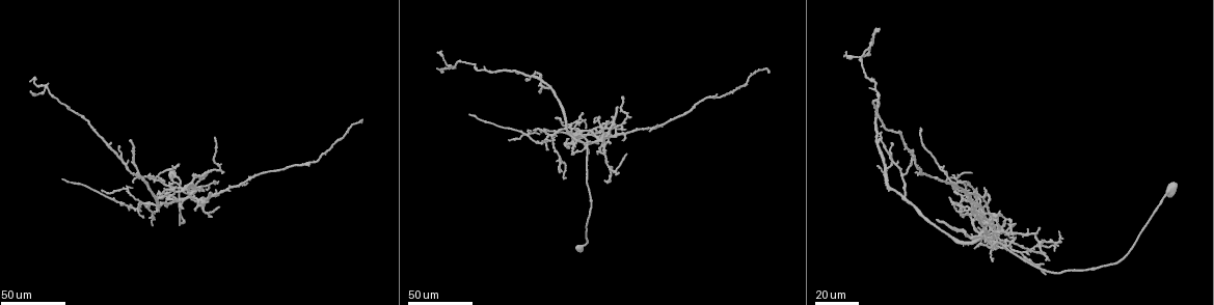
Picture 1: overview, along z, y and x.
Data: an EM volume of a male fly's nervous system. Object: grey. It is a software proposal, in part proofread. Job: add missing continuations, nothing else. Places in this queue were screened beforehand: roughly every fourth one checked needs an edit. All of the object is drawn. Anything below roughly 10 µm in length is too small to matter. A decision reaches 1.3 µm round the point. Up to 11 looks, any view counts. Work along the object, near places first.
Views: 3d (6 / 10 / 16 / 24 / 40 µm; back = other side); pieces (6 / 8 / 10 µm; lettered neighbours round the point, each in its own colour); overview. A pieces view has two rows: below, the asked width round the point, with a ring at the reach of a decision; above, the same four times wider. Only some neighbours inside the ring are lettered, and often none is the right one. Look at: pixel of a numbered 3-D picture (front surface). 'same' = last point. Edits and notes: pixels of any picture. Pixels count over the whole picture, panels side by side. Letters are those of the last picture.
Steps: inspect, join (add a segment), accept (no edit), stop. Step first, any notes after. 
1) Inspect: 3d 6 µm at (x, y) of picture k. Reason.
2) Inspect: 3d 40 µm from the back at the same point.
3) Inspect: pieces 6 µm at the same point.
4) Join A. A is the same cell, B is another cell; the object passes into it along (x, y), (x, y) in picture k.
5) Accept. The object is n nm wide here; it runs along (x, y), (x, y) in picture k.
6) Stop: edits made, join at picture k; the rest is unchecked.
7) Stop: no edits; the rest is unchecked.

Inspect: 3d 24 µm at (601, 146) of picture 1. Branch stops here.

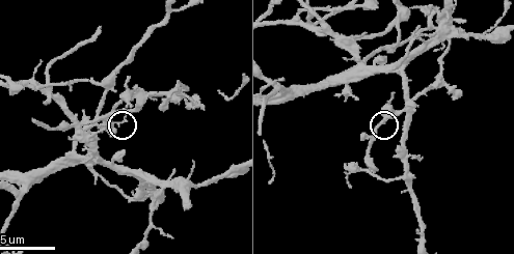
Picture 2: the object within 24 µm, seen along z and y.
Inspect: 3d 6 µm at (363, 134) of picture 2. Zoom in.

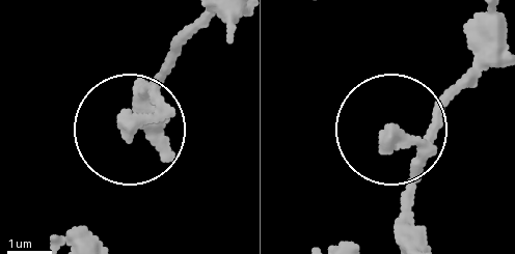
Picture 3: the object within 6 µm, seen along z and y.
Inspect: pieces 10 µm at (128, 133) of picture 3.

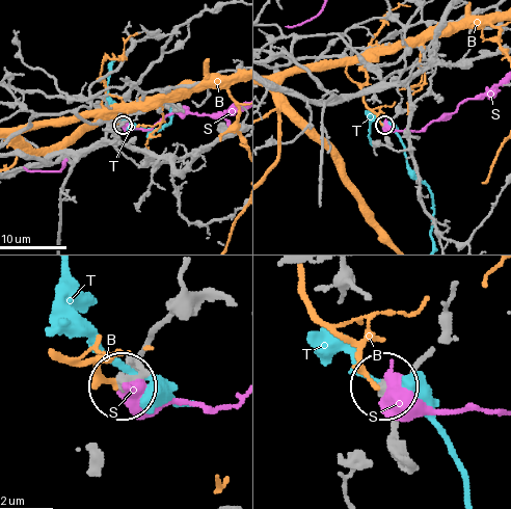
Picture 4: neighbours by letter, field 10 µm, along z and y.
Accept. B, S and T are other cells; it runs along (212, 300), (191, 302), (158, 333), (127, 384) in picture 4; no lettered segment goes on from it.

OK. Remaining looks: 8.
Inspect: 3d 24 µm at (939, 219) of picture 1. An open end.

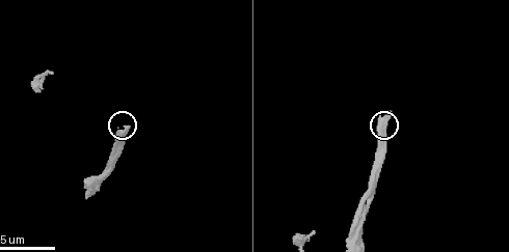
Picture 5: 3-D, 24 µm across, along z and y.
Inspect: pieces 8 µm at (390, 114) of picture 5.

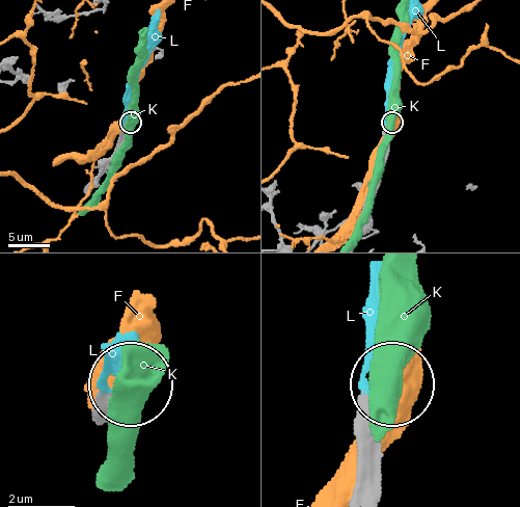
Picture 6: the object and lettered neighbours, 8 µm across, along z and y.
Join L. L is the same cell, F and K are other cells; the neuron continues.

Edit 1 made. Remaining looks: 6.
Inspect: 3d 24 µm at (569, 142) of picture 1. Thick end.

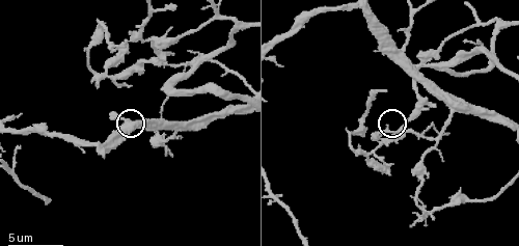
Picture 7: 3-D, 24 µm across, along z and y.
Inspect: pieces 6 µm at (111, 112) of picture 7.

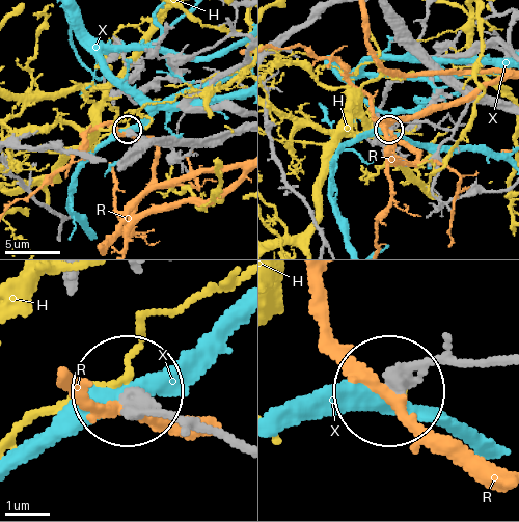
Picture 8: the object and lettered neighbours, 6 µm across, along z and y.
Accept. The object is 350 nm wide here; H, R and X are other cells; none of them fits.

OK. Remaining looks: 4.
Inspect: 3d 24 µm at (220, 208) of picture 1. End of a long branch.

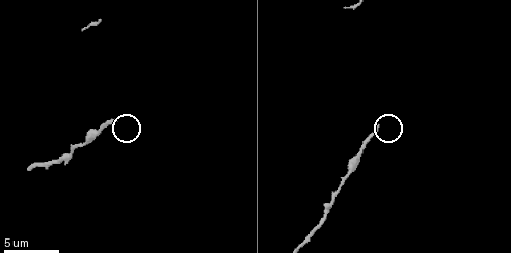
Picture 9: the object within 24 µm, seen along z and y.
Inspect: pieces 8 µm at (377, 126) of picture 9.

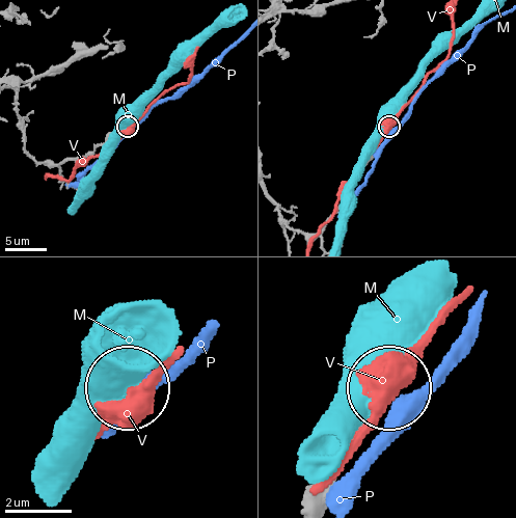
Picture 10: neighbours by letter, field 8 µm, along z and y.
Accept. The object is 180 nm wide here; M, P and V are other cells; no lettered segment goes on from it.

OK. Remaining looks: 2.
Inspect: 3d 24 µm at (63, 178) of picture 1. Thin end.

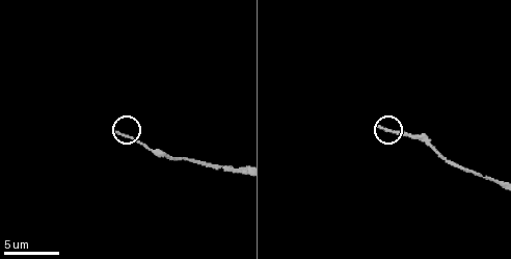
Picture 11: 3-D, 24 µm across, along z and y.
Inspect: pieces 10 µm at (116, 133) of picture 11.

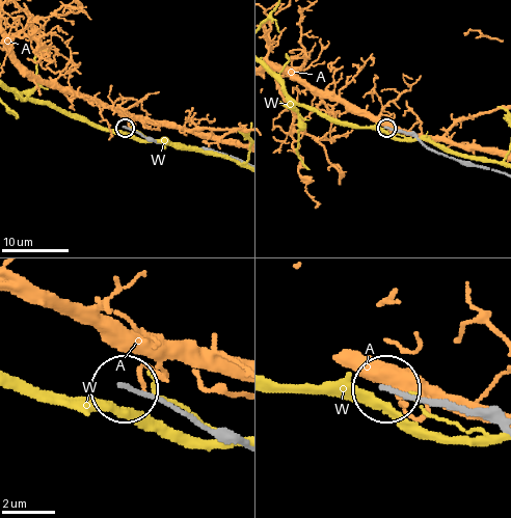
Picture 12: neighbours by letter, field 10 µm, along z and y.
Accept. A and W are other cells; none of them fits.

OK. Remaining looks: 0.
Stop: edits made, join at picture 6; the rest is unchecked.

